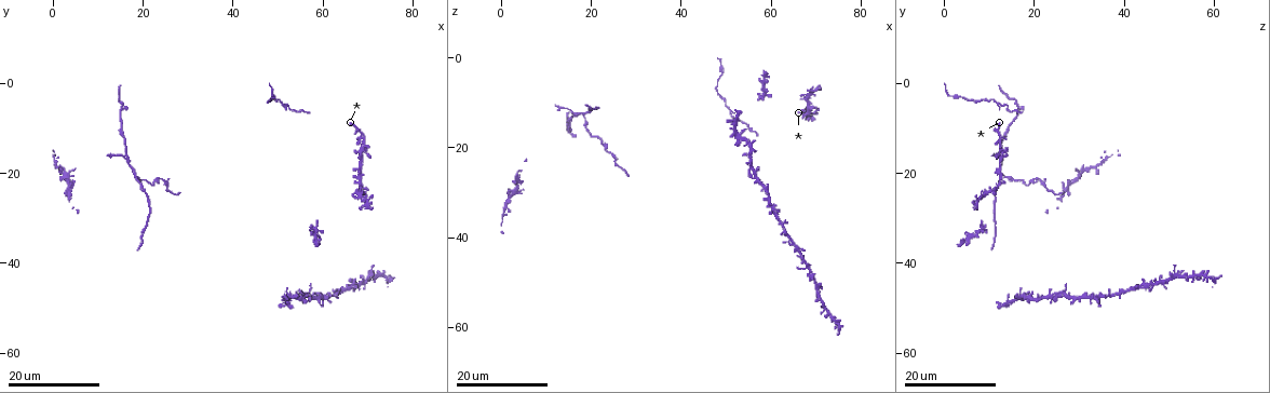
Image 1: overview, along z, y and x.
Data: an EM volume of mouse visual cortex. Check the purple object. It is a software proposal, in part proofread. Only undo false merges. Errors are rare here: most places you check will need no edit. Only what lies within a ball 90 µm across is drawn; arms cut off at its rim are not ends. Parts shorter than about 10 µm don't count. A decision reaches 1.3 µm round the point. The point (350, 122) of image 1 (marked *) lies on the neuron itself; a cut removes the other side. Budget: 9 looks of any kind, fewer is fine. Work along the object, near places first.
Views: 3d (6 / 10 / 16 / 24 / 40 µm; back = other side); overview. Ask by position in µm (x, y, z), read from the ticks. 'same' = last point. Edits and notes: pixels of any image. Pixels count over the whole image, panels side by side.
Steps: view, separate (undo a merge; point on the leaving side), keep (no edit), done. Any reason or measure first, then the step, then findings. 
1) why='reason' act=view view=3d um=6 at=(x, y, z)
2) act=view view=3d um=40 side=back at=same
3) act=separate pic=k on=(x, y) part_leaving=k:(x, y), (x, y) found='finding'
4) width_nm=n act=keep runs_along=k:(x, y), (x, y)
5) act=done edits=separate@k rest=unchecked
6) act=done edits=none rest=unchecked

act=view view=3d um=16 at=(51.5, 5.0, 13.0)

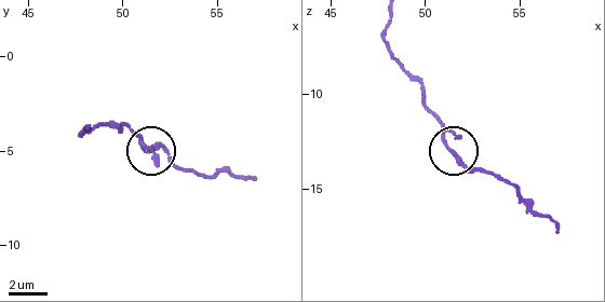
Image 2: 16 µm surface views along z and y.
act=view view=3d um=10 at=(51.4, 4.9, 13.0)

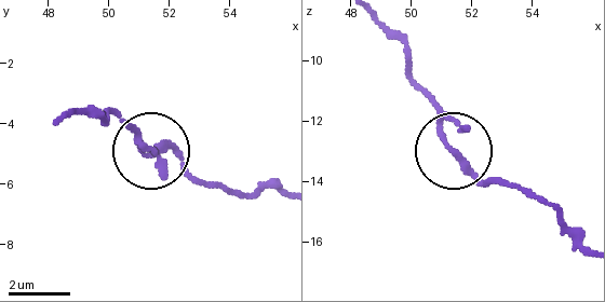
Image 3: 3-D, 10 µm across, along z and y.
act=keep found='continuous, no second neuron'

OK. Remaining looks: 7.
why='sudden change in width' act=view view=3d um=24 at=(49.5, 3.0, 4.0)

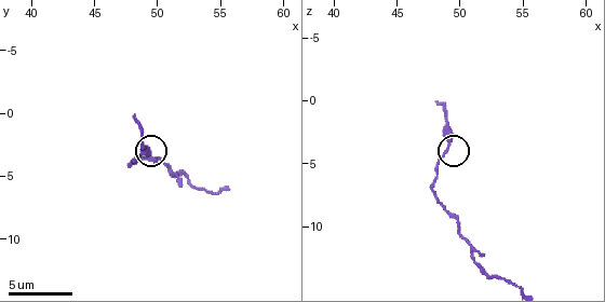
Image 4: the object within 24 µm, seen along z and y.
act=view view=3d um=6 at=same

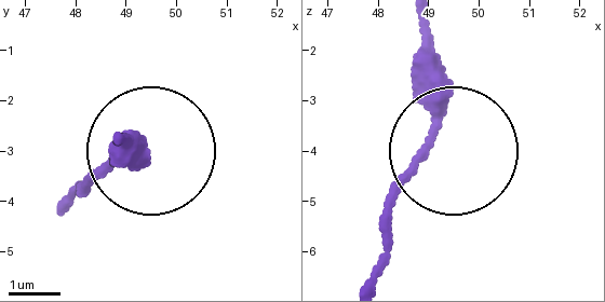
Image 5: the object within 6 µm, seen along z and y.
act=keep runs_along=5:(372, 284), (392, 194), (435, 129), (422, 27) found='continuous, no second neuron'

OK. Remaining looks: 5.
why='side arm on a straight run' act=view view=3d um=24 at=(16.5, 17.0, 12.5)

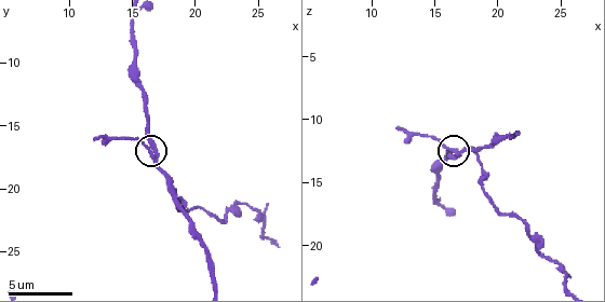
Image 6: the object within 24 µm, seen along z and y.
why='closer look' act=view view=3d um=10 at=(16.4, 17.0, 12.6)

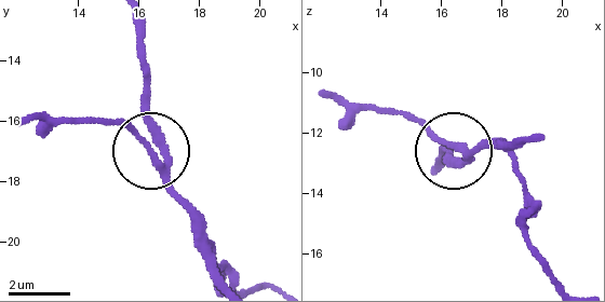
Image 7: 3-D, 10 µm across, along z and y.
width_nm=230 act=keep found='all the same neuron'

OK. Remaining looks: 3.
why='four arms meet' act=view view=3d um=24 at=(52.0, 47.0, 16.5)

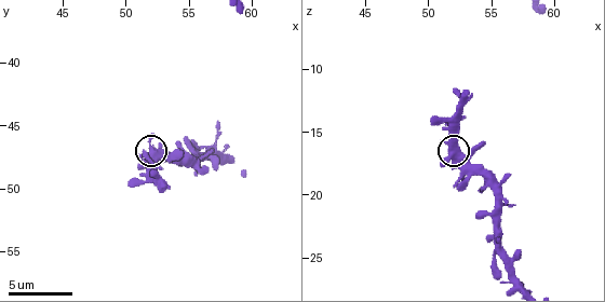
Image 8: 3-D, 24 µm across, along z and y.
why='zoom in' act=view view=3d um=10 at=same

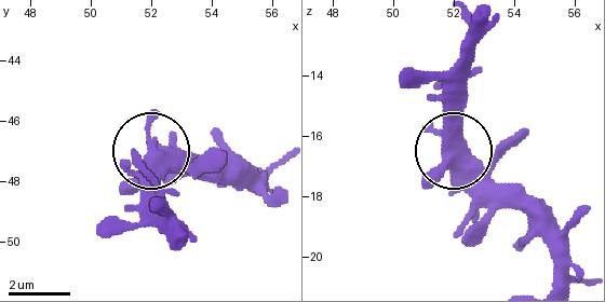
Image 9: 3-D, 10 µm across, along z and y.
act=keep found='one neuron here'

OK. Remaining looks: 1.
act=done edits=none rest=unchecked

